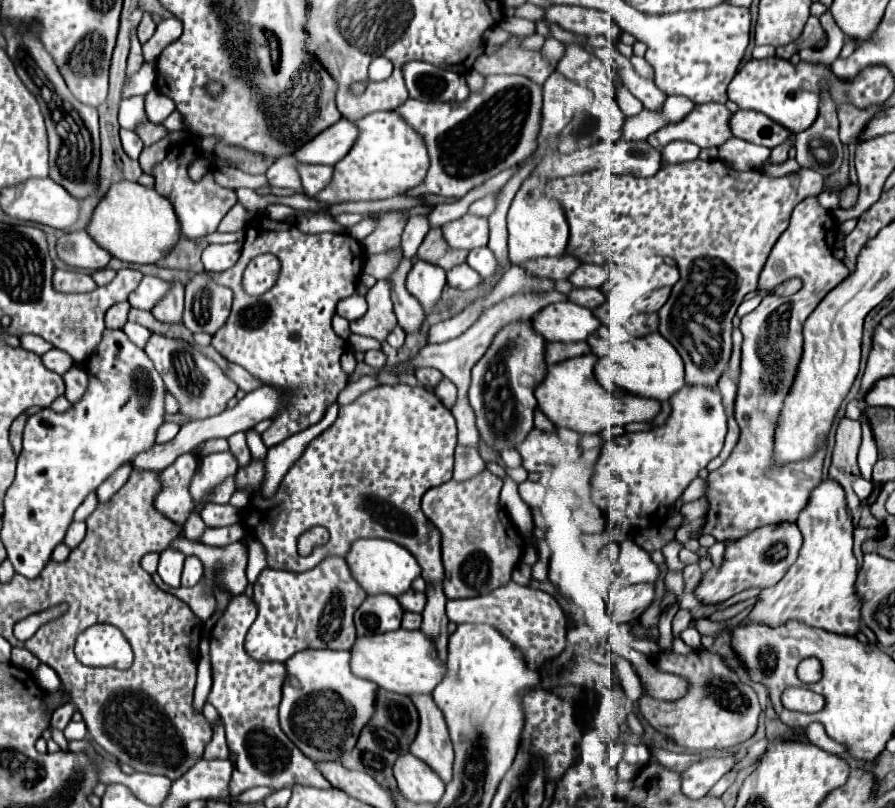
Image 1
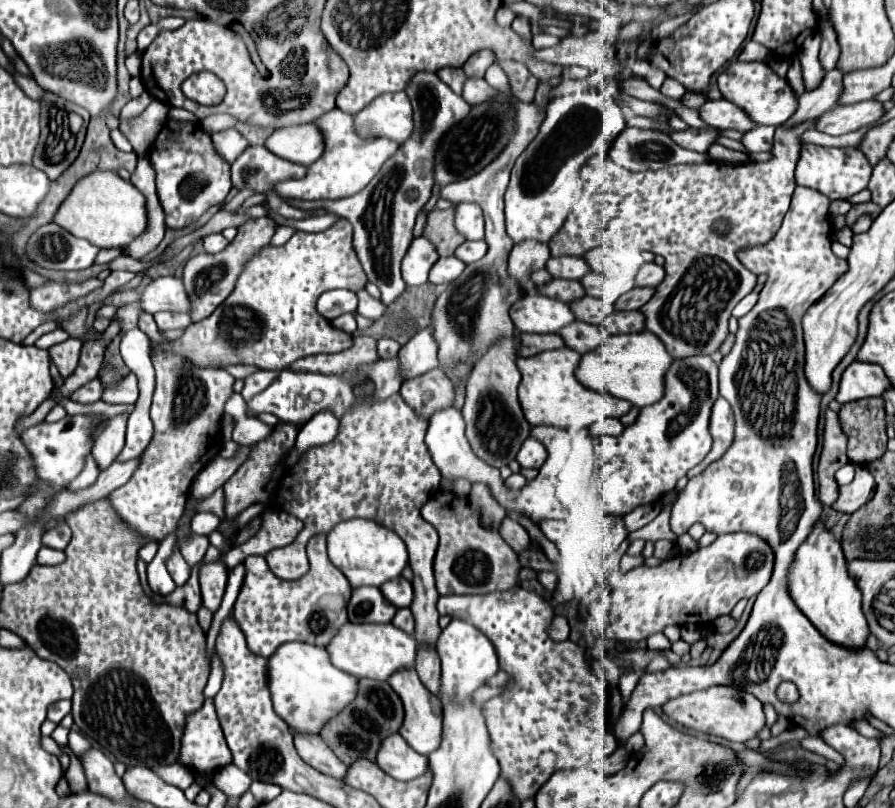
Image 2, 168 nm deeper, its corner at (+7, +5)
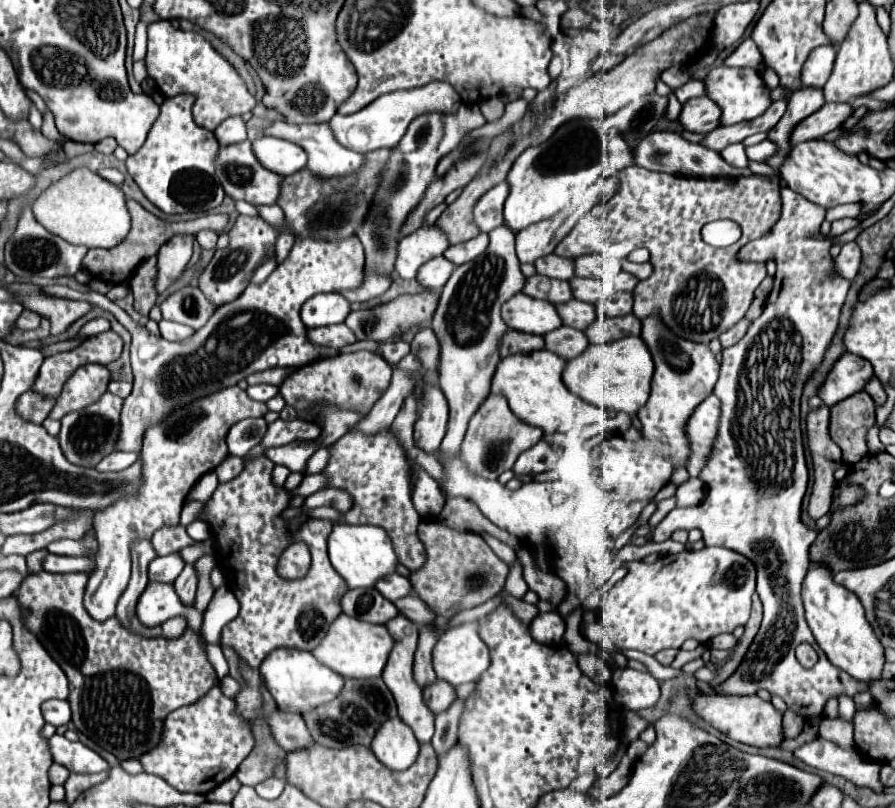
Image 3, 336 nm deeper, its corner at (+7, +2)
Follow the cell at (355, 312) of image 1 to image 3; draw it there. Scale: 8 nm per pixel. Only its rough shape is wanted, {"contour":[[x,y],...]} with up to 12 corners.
{"contour":[[317,294],[301,306],[307,328],[341,324],[351,304]]}

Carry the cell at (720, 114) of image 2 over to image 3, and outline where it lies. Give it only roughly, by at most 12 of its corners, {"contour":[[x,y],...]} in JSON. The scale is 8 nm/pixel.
{"contour":[[707,96],[681,108],[683,130],[709,134],[719,108]]}

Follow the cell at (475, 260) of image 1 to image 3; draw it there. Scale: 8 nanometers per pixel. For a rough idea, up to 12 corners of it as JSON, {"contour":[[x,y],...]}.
{"contour":[[489,236],[449,246],[443,256],[455,266],[483,254]]}

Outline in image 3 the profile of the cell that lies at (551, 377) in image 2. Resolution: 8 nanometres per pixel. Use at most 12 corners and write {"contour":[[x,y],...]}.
{"contour":[[549,350],[497,364],[491,394],[545,434],[599,422]]}

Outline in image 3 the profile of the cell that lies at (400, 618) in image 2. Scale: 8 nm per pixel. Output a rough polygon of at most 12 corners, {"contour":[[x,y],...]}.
{"contour":[[397,614],[385,624],[395,640],[383,670],[399,716],[425,744],[433,712],[413,678],[419,626]]}

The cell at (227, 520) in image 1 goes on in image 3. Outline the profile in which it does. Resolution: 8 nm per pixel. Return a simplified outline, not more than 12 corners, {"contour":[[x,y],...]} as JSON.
{"contour":[[201,520],[187,526],[193,540],[209,540],[209,526]]}

